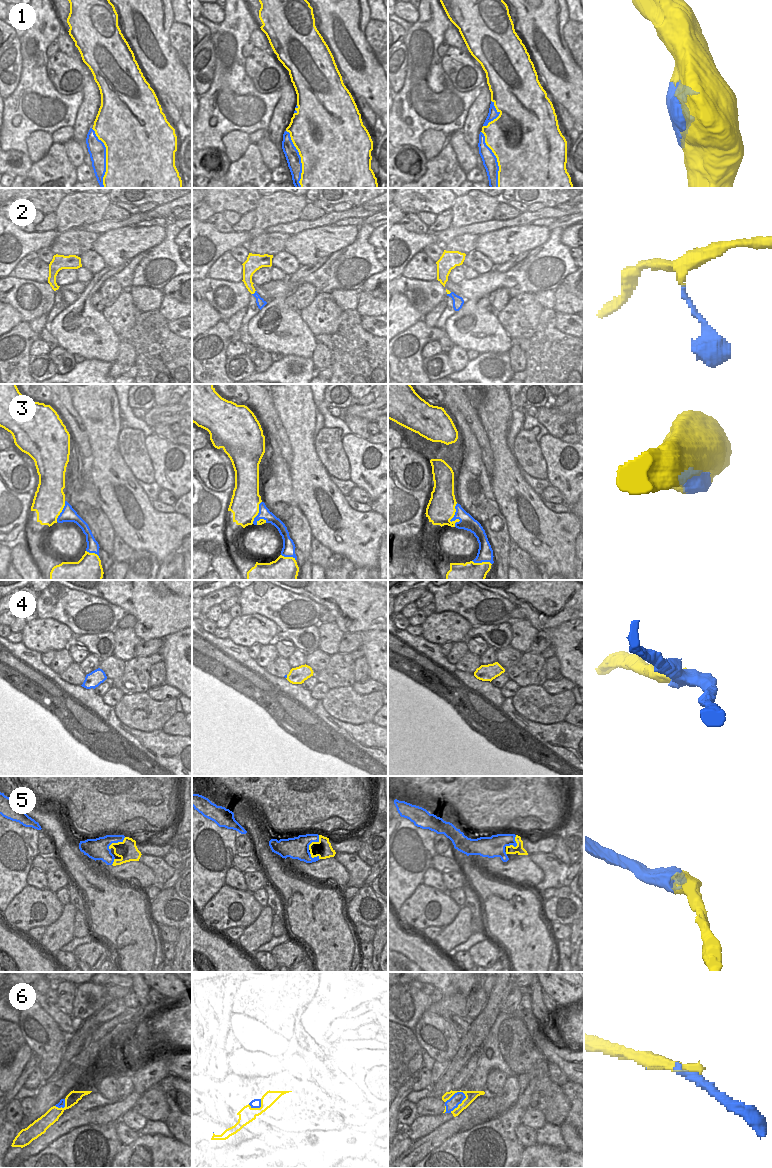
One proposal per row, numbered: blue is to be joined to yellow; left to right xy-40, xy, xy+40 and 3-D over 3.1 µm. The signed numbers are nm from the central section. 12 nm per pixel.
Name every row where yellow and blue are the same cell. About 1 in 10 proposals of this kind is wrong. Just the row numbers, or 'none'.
1, 2, 3, 4, 5, 6

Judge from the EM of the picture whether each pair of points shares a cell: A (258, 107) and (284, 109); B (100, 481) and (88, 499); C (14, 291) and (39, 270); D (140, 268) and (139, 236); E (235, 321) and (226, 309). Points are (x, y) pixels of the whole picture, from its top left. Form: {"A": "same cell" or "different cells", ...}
{"A": "different cells", "B": "different cells", "C": "different cells", "D": "different cells", "E": "different cells"}

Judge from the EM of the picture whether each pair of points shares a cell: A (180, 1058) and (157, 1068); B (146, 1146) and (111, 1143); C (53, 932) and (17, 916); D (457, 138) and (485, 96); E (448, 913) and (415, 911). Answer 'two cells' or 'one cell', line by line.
A: two cells
B: two cells
C: two cells
D: two cells
E: one cell

